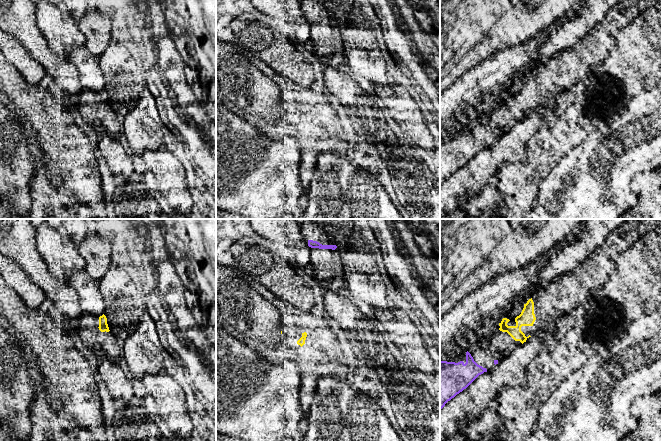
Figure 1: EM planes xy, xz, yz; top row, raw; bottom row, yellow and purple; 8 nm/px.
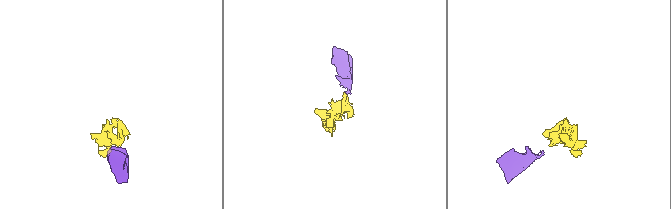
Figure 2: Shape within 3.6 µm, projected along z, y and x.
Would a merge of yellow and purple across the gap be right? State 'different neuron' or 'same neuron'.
same neuron

